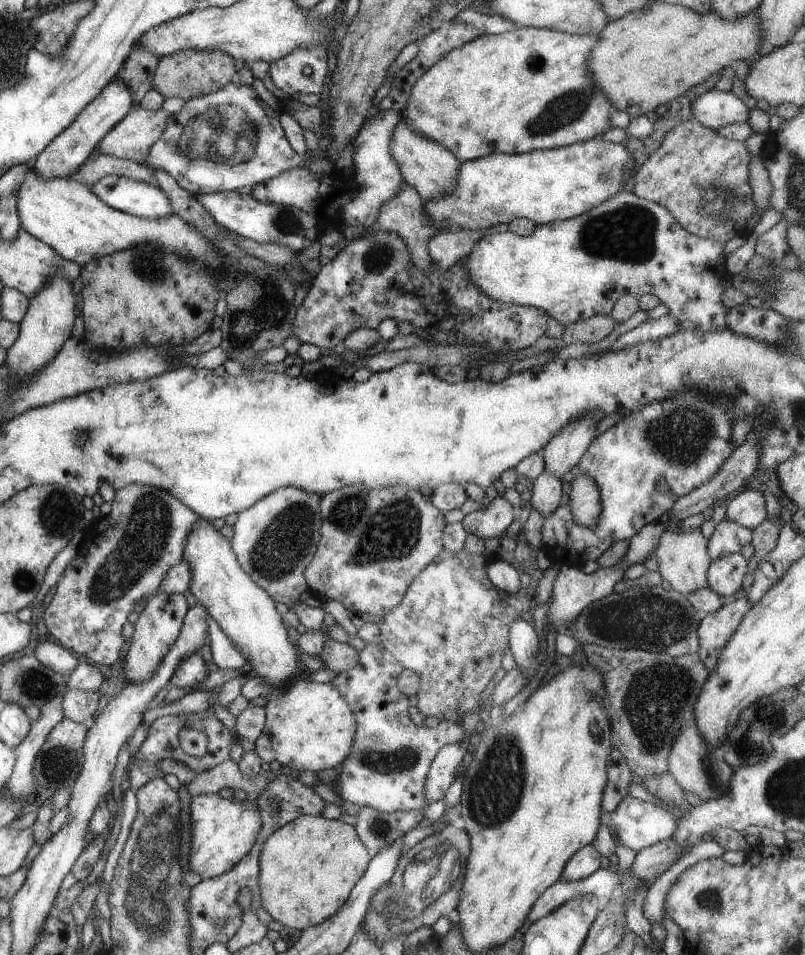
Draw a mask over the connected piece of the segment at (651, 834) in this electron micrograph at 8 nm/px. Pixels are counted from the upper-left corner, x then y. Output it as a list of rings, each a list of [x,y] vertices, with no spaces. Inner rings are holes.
[[[626,795],[611,813],[611,826],[620,846],[637,852],[671,838],[676,828],[675,812]]]

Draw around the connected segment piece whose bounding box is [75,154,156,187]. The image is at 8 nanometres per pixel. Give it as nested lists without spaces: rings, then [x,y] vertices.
[[[106,155],[89,156],[77,169],[75,176],[85,186],[91,187],[108,175],[126,177],[135,181],[156,185],[149,167]]]

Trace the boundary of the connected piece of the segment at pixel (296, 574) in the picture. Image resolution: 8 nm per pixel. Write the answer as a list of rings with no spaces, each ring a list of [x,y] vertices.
[[[282,487],[258,499],[250,508],[238,514],[233,524],[233,536],[228,542],[229,547],[241,571],[269,597],[281,596],[295,601],[307,590],[304,571],[313,559],[320,540],[321,518],[317,518],[319,516],[317,502],[319,502],[317,494],[294,487]]]

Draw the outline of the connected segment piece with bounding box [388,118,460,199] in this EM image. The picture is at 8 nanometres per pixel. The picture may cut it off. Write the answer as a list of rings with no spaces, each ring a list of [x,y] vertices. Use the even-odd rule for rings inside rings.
[[[399,118],[392,127],[388,148],[402,180],[411,186],[421,199],[431,199],[443,193],[449,193],[456,187],[456,173],[460,162],[440,143],[414,131],[405,119]]]

